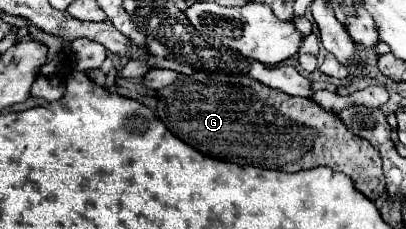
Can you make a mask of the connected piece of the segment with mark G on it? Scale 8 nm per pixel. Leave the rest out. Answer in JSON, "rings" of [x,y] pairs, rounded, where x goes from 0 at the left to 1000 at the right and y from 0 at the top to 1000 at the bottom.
{"rings":[[[505,310],[392,389],[387,432],[387,502],[406,555],[515,686],[712,755],[810,721],[860,764],[914,878],[948,852],[933,659],[904,607],[869,590],[830,493],[786,467],[771,432],[702,415],[628,345]]]}

